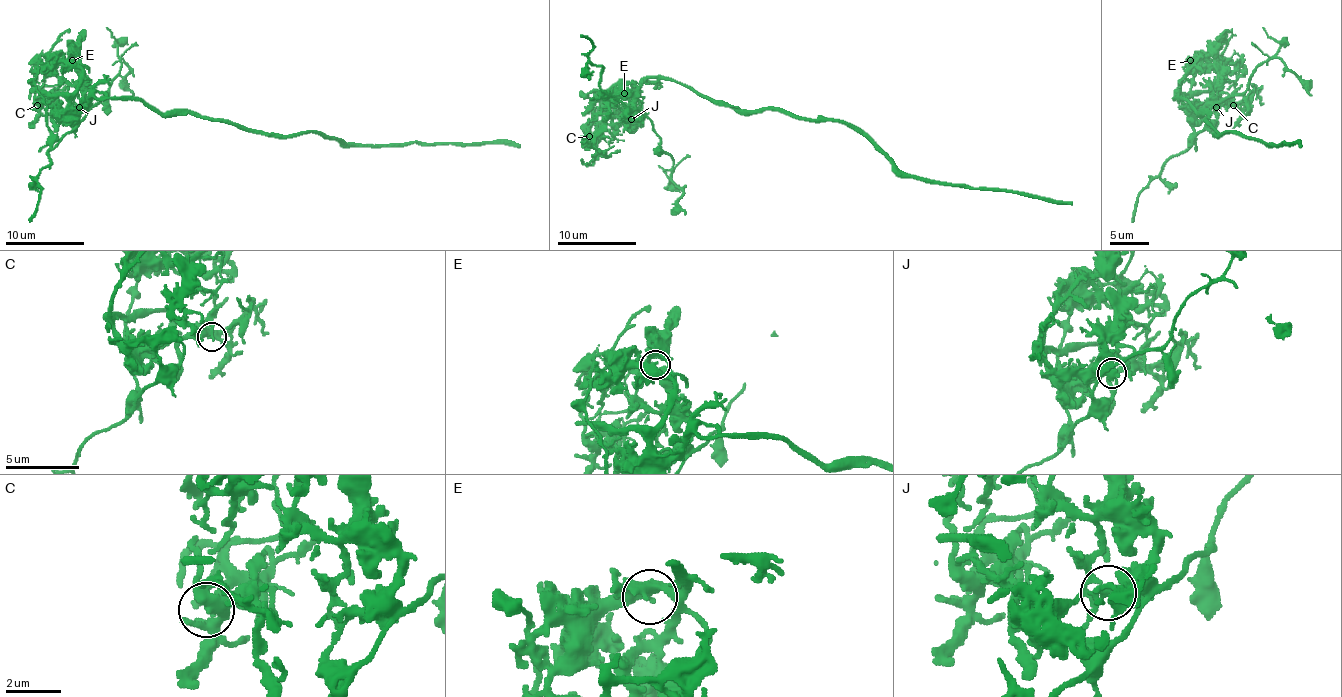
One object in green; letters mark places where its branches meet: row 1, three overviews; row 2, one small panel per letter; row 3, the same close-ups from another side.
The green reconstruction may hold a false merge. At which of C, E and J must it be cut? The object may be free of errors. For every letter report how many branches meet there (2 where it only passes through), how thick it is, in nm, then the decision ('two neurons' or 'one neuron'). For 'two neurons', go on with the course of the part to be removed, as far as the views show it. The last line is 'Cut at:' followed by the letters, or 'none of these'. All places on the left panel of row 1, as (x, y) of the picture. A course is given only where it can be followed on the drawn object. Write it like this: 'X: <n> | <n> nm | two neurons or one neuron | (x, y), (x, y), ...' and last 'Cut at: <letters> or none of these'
C: 3 | 380 nm | one neuron
E: 3 | 360 nm | one neuron
J: 3 | 320 nm | two neurons | (78, 107), (72, 117), (78, 121), (107, 94), (121, 66), (119, 58), (127, 64), (125, 86), (133, 96)
Cut at: J

